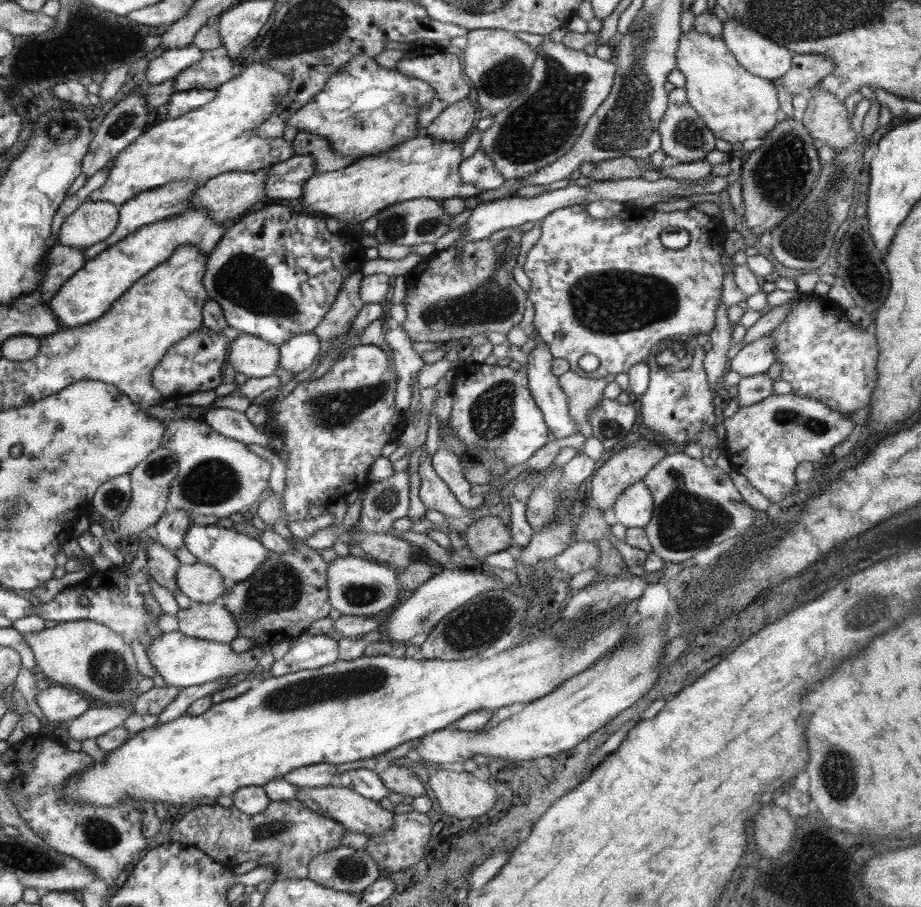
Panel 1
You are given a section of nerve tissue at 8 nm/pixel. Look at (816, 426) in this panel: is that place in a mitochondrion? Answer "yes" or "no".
yes

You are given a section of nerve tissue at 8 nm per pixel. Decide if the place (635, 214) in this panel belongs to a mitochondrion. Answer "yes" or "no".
no

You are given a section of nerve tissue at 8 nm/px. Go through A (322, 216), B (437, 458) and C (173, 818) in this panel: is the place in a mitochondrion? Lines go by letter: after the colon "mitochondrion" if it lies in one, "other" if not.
A: other
B: other
C: other

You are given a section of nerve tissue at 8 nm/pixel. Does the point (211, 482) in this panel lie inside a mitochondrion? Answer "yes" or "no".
yes

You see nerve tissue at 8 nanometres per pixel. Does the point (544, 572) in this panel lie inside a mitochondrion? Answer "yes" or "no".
no

